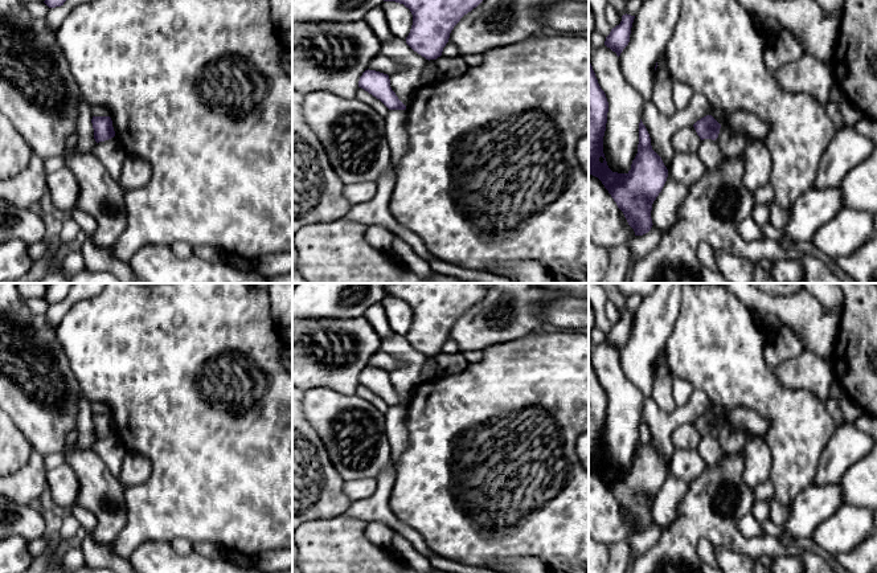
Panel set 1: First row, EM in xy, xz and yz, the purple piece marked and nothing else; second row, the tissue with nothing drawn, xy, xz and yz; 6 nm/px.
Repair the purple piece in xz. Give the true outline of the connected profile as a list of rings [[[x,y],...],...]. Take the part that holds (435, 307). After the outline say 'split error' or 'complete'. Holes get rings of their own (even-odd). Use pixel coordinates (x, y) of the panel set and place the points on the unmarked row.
[[[384,283],[384,298],[396,298],[410,306],[413,322],[406,340],[430,357],[442,352],[454,323],[483,298],[487,288],[484,283]]]; complete

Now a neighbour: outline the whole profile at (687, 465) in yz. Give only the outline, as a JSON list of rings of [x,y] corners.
[[[675,449],[669,462],[669,471],[687,486],[693,483],[705,468],[706,466],[697,450]]]

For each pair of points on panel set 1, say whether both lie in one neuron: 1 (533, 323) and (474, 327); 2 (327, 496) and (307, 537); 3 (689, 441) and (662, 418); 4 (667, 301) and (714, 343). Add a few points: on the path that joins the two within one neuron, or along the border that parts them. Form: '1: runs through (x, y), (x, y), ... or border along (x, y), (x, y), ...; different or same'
1: runs through (519, 323), (488, 323); same
2: border along (343, 514), (314, 518), (306, 522); different
3: border along (692, 421), (681, 424), (673, 432), (673, 447); different
4: border along (681, 297), (679, 316), (668, 340); different

